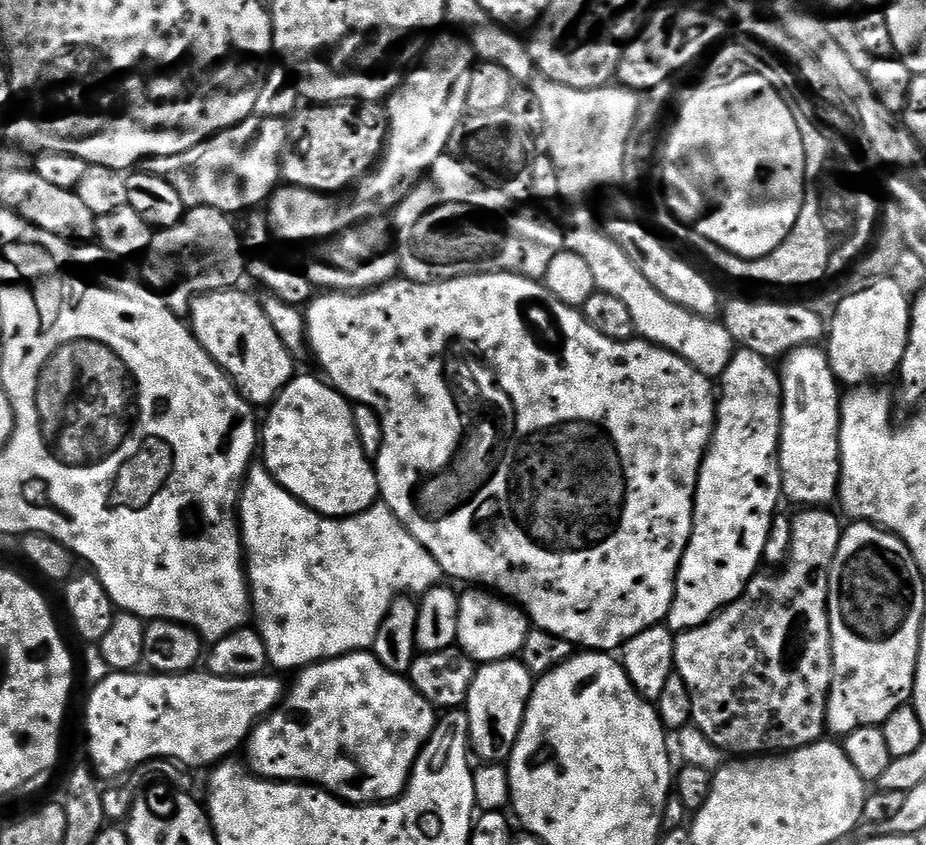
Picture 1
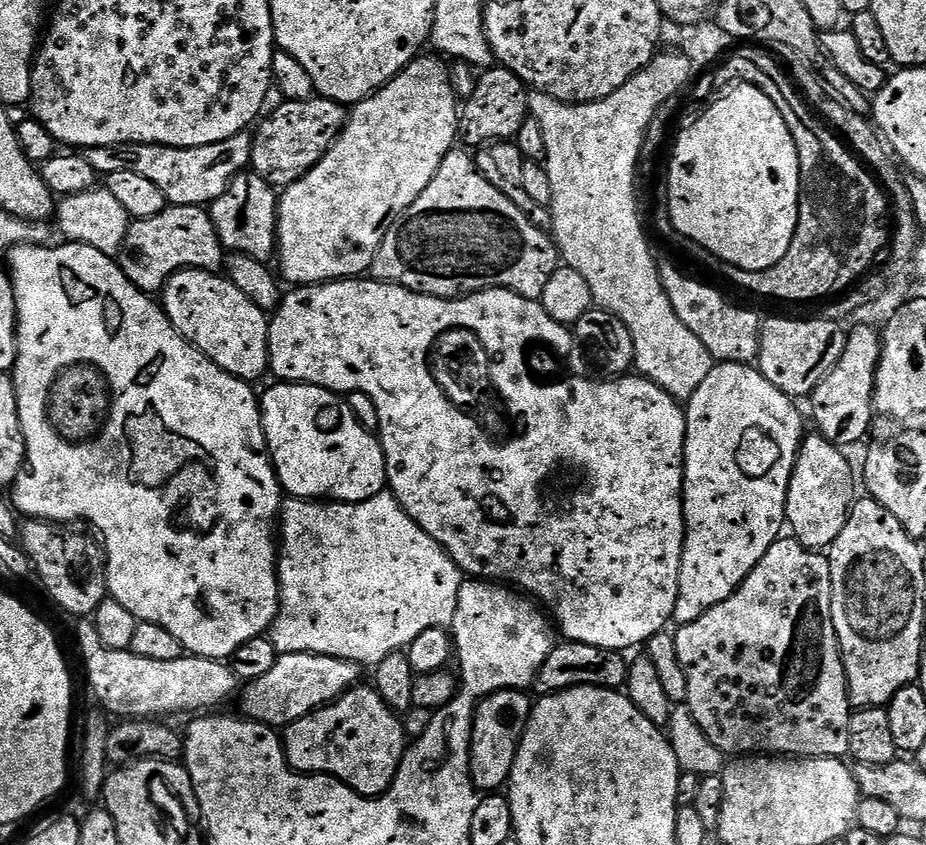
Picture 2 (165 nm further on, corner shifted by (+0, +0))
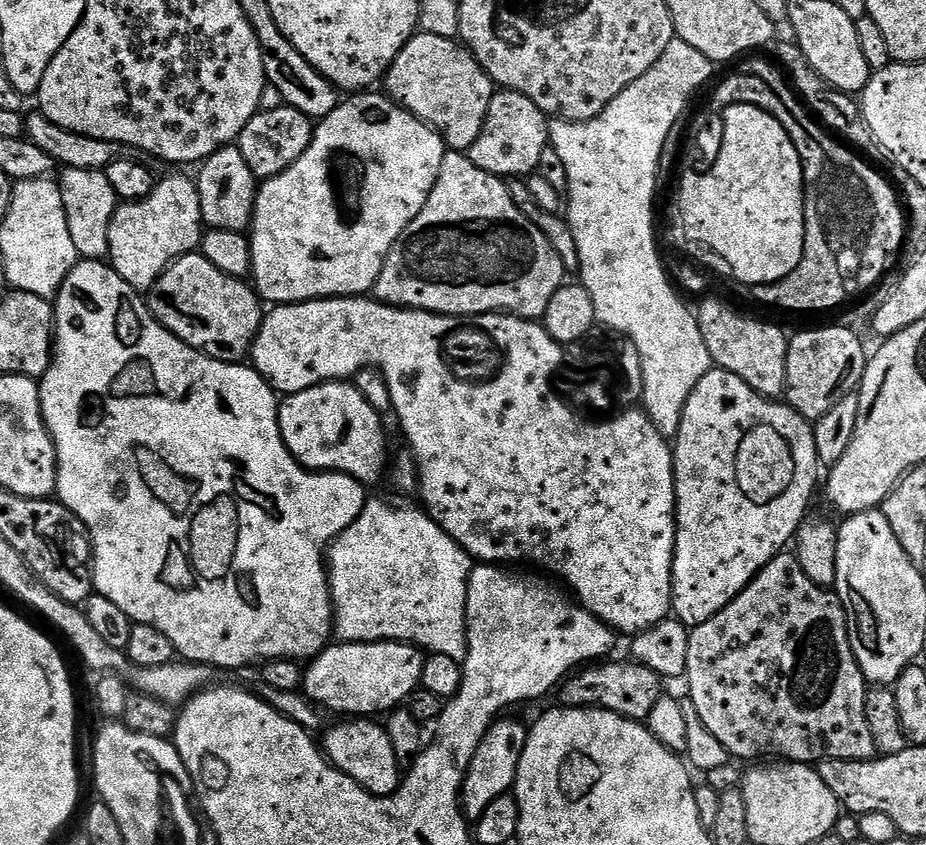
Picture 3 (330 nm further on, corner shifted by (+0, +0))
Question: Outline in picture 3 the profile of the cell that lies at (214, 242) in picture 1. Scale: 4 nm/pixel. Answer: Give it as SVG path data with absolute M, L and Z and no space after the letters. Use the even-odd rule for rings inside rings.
M191 175L160 178L145 200L124 202L117 207L110 222L107 259L135 292L144 294L175 260L199 249L204 227L195 179Z

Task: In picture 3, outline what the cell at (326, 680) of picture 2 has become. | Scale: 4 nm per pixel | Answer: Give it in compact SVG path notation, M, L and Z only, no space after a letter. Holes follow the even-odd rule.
M400 640L369 644L332 642L304 668L302 691L329 713L341 712L344 718L376 718L379 712L387 714L401 707L421 687L425 667L425 653Z

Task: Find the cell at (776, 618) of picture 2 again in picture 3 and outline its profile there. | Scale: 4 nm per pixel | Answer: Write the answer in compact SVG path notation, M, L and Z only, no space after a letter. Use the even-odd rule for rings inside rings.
M792 554L775 556L767 566L734 597L726 607L706 622L689 631L690 648L686 657L684 676L688 680L687 699L694 702L702 726L726 746L729 757L756 762L761 758L783 758L788 762L815 765L822 760L870 760L877 755L874 738L870 738L870 726L866 726L866 694L868 688L862 670L854 658L854 650L848 637L848 618L835 591L819 588L802 570L799 560Z

